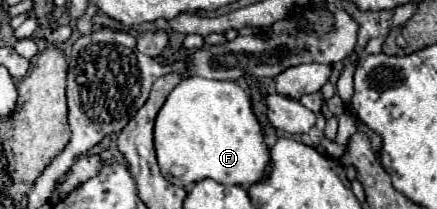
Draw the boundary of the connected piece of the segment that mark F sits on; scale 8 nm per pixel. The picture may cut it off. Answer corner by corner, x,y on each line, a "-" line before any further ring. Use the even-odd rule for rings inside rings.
202,76
184,78
182,84
176,84
174,90
170,92
170,96
166,98
164,106
160,108
160,112
158,112
158,116
156,116
156,124
154,124
154,148
156,148
158,166
160,166
160,170
162,170
162,176
164,176
168,182
172,182
172,184
176,184
176,186
182,186
182,188
188,188
188,186
192,186
194,182
200,182
200,180
204,180
204,178
212,178
212,180
216,180
216,182
220,182
220,184
224,184
224,186
228,186
228,184
244,184
244,186
250,186
250,184
254,184
254,182
258,182
258,180
264,178
266,166
268,166
268,162
270,162
268,146
266,146
264,140
262,140
262,128
260,128
260,124
258,124
258,120
256,120
256,116
254,116
254,112
252,112
248,94
246,94
236,82
232,82
232,80
208,80
208,78
202,78

